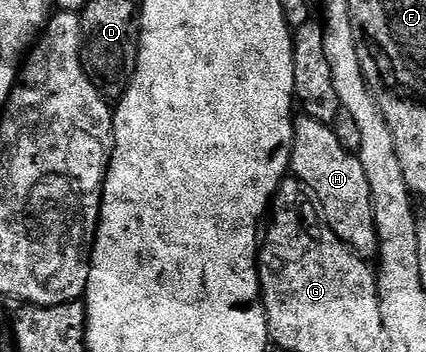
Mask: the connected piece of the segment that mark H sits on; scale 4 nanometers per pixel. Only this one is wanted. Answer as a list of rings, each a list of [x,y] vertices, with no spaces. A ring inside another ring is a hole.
[[[301,116],[293,123],[293,155],[289,161],[292,177],[307,184],[317,197],[324,221],[354,254],[366,260],[377,257],[377,228],[373,223],[373,197],[363,172],[360,157],[339,144],[332,125],[308,116]]]

